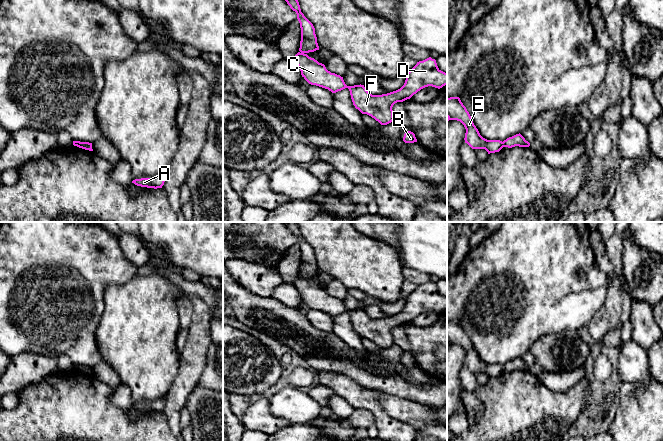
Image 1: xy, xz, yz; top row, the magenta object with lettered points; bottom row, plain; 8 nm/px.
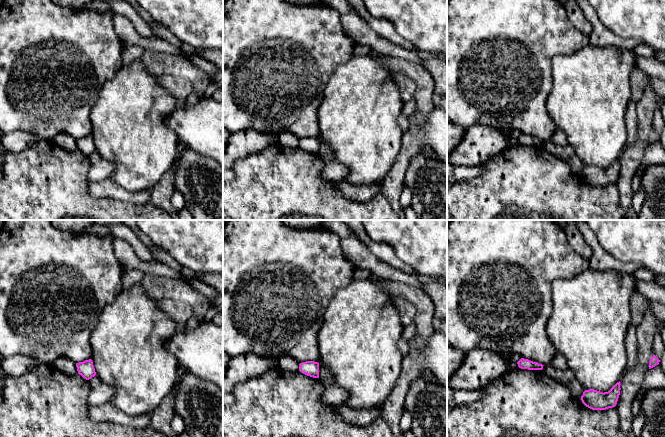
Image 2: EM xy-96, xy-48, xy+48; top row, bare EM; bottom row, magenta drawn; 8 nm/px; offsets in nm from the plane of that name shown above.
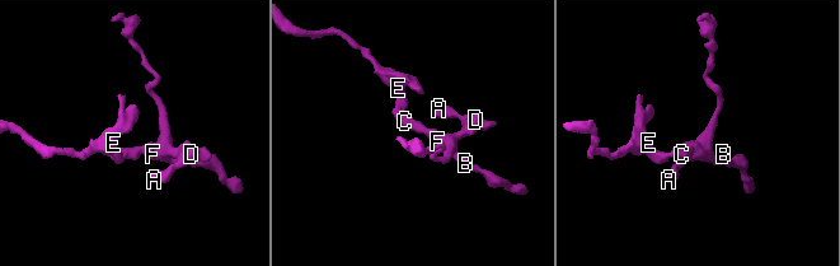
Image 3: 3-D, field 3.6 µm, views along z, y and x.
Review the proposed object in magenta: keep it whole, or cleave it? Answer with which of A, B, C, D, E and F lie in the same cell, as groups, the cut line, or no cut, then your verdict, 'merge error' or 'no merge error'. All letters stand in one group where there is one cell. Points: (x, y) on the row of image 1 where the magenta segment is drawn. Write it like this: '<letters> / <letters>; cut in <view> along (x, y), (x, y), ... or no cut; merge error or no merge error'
A B C D F / E; cut in yz along (502, 142), (504, 146); merge error

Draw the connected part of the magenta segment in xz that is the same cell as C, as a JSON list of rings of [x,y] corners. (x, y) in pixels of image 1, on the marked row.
[[[298,52],[293,60],[309,84],[328,89],[332,93],[348,88],[355,108],[362,114],[371,116],[381,125],[387,125],[394,120],[392,107],[395,103],[410,99],[425,87],[440,89],[447,85],[447,73],[441,71],[436,60],[431,57],[417,62],[406,74],[405,83],[400,89],[382,95],[370,94],[361,84],[347,86],[343,77],[331,73],[324,64],[307,54]]]

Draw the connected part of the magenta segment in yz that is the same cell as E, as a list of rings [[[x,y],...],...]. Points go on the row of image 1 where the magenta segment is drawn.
[[[459,97],[447,98],[447,118],[460,121],[465,129],[465,143],[472,149],[485,149],[488,154],[499,152],[504,146],[500,140],[487,140],[483,138]]]

